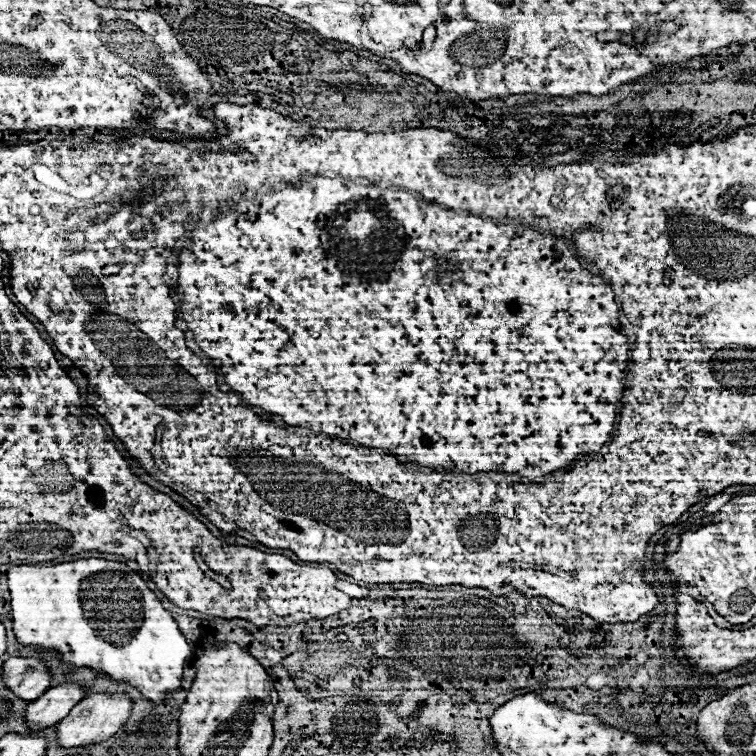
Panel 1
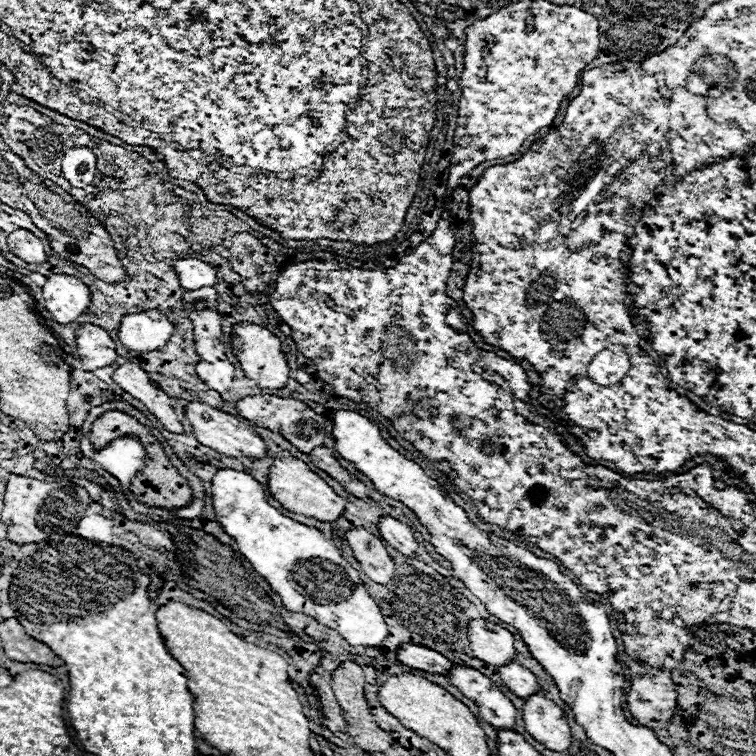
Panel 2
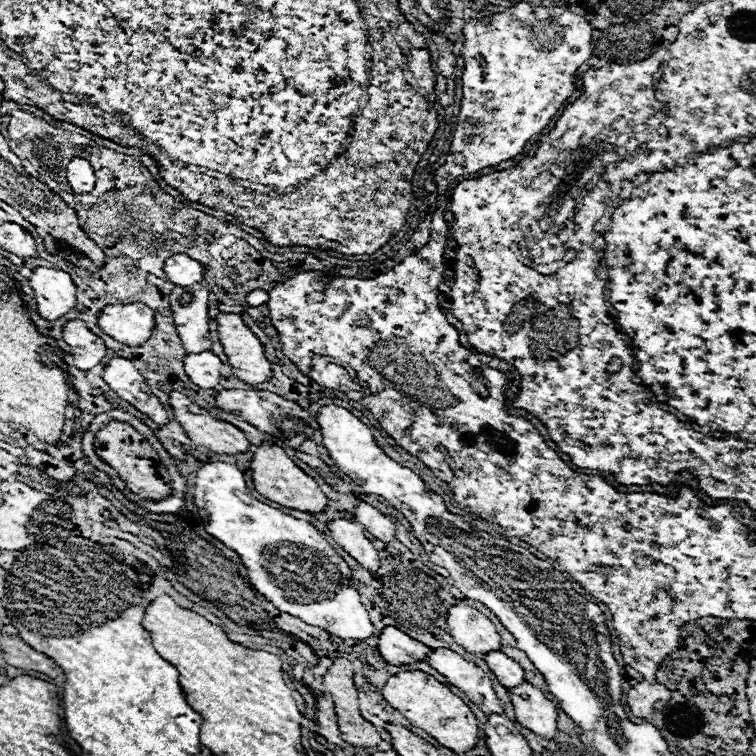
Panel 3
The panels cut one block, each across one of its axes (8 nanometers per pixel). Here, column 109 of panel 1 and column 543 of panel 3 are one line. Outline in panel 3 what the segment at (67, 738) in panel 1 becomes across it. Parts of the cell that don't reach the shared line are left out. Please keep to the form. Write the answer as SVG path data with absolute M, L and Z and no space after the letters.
M524 682L516 688L510 688L510 700L514 706L516 720L536 732L538 736L544 736L544 740L552 740L558 732L558 708L552 700L544 696L542 690L532 686L530 682Z

